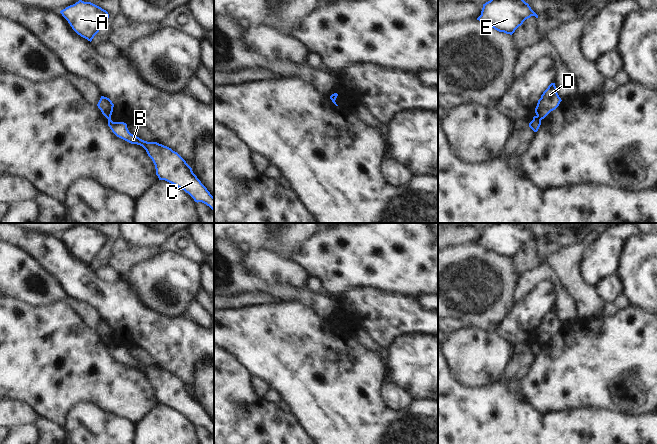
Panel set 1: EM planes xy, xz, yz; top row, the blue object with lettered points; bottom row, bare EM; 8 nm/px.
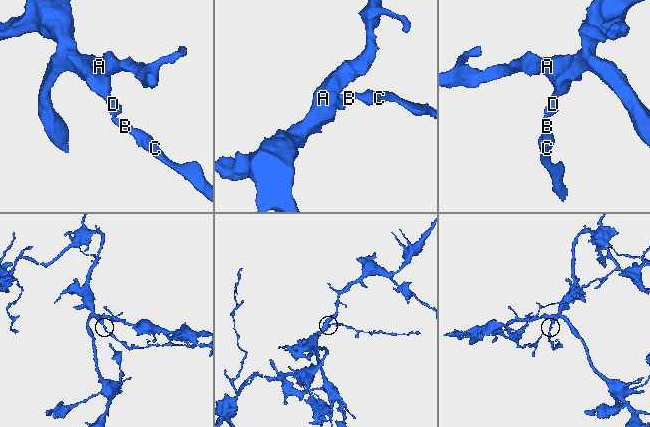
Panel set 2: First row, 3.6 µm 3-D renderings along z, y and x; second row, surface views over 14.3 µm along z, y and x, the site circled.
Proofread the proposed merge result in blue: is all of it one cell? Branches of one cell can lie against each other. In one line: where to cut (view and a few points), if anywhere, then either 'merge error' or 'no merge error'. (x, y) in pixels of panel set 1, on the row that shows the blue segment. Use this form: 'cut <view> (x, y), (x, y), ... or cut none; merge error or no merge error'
cut yz (536, 116), (540, 120); merge error

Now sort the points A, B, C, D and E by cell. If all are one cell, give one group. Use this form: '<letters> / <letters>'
A D E / B C

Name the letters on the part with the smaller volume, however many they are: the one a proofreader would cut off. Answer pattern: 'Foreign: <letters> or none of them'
Foreign: B, C

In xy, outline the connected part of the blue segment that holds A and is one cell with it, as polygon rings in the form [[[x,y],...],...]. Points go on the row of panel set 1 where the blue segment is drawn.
[[[82,0],[66,7],[60,13],[78,35],[90,42],[109,18],[106,10]]]

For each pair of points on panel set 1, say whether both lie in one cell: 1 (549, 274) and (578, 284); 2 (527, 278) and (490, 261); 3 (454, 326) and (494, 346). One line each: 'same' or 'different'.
1: different
2: different
3: different

